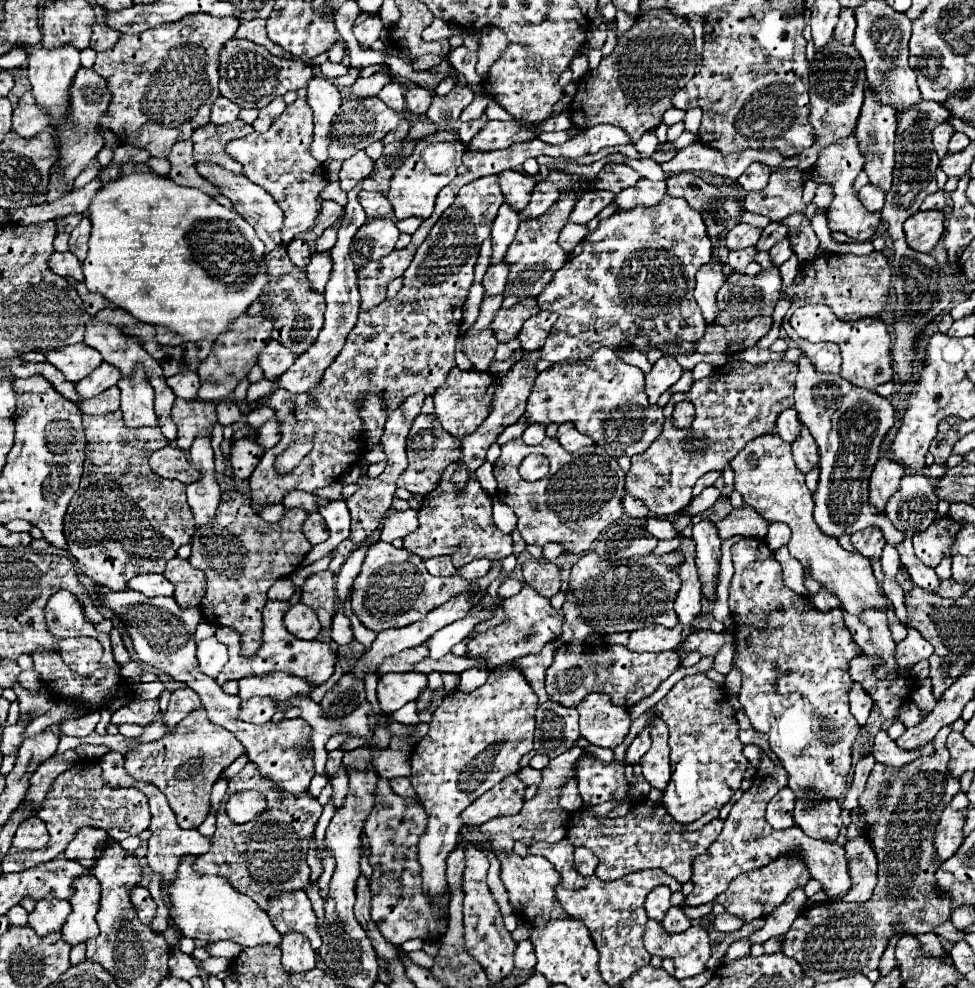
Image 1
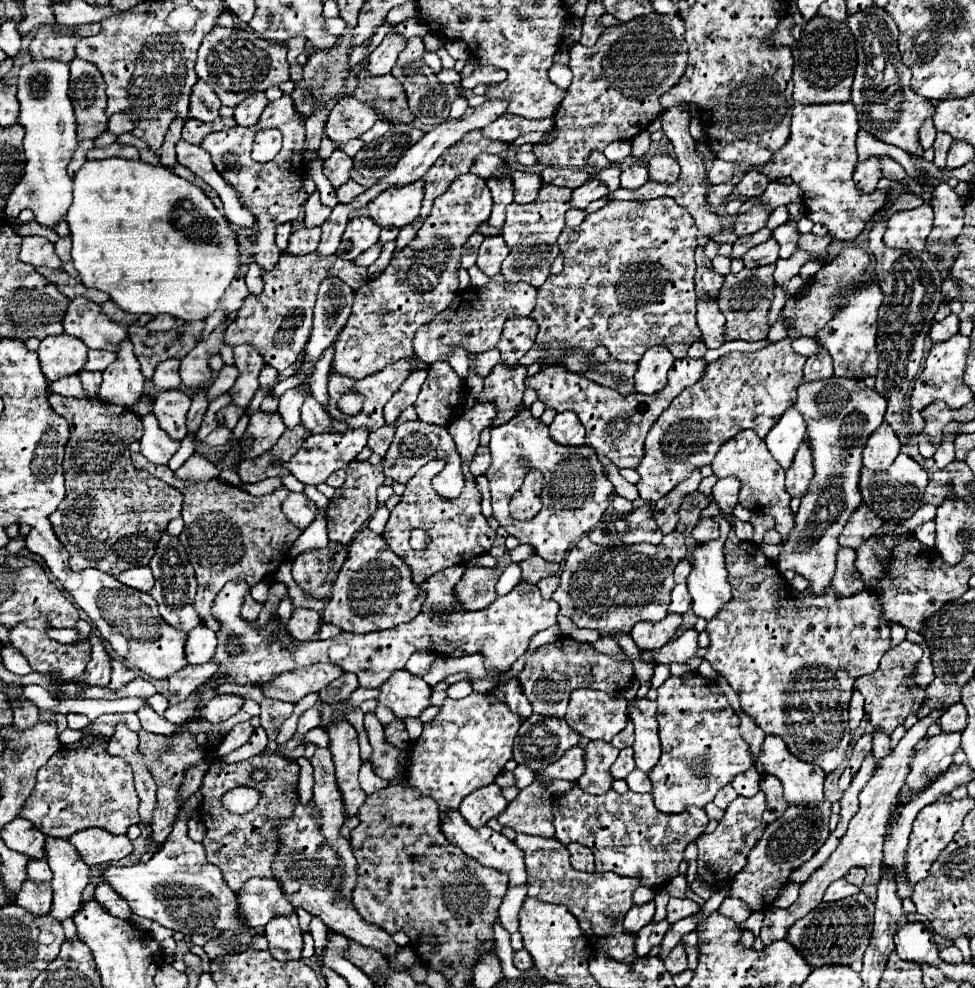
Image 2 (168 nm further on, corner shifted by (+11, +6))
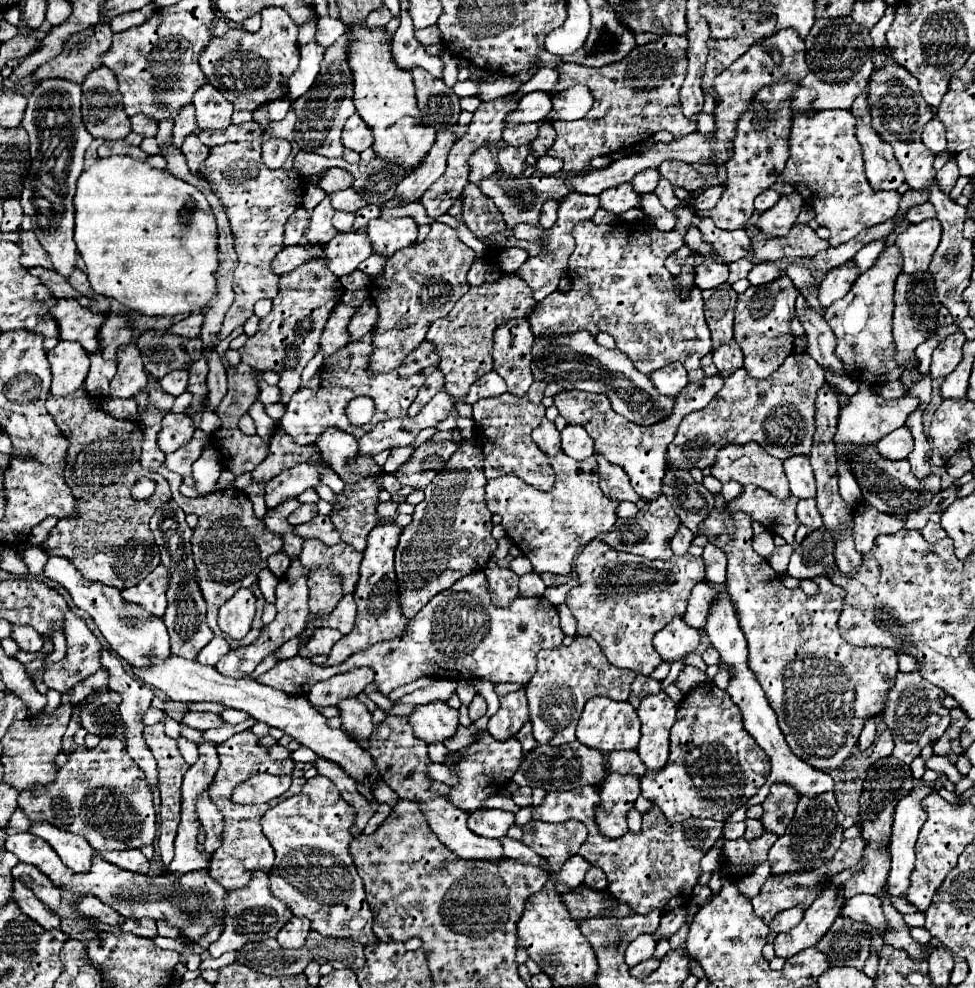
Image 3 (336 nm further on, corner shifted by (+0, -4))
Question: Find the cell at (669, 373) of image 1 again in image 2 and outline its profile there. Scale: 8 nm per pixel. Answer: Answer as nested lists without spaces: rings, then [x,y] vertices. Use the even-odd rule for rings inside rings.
[[[651,347],[639,361],[639,369],[635,373],[635,389],[643,395],[661,391],[667,383],[667,373],[673,361],[675,359],[667,347]]]

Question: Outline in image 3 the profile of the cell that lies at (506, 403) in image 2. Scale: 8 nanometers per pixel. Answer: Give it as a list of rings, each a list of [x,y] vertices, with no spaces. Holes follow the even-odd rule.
[[[536,381],[524,397],[512,397],[510,393],[504,393],[500,397],[480,399],[474,405],[474,423],[476,423],[474,431],[476,431],[476,441],[482,445],[486,479],[514,473],[520,479],[524,479],[528,485],[540,491],[552,489],[554,485],[552,465],[530,437],[532,429],[540,425],[546,411],[546,407],[542,405],[544,389],[546,389],[546,383]]]

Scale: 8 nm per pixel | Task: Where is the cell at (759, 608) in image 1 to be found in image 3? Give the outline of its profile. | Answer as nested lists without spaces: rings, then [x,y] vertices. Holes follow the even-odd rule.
[[[726,503],[724,507],[714,507],[708,517],[698,525],[698,533],[696,535],[704,535],[710,543],[714,543],[716,547],[720,547],[726,557],[728,557],[728,571],[726,571],[726,591],[736,607],[736,615],[738,615],[738,623],[748,639],[748,663],[750,663],[750,669],[754,671],[758,683],[762,685],[768,701],[770,701],[770,707],[778,713],[778,725],[782,729],[782,733],[786,735],[786,743],[788,747],[792,749],[792,753],[796,757],[800,757],[804,763],[816,767],[816,769],[834,769],[834,767],[840,767],[848,757],[850,753],[856,749],[856,741],[860,737],[860,731],[864,727],[864,721],[870,719],[870,717],[876,717],[882,713],[884,709],[884,703],[886,703],[886,693],[894,687],[894,679],[896,679],[896,673],[898,673],[898,653],[892,653],[888,649],[862,649],[862,647],[856,647],[856,645],[850,645],[846,643],[840,633],[838,633],[838,617],[840,617],[840,609],[842,609],[842,601],[844,601],[844,591],[834,585],[832,581],[828,581],[826,577],[816,577],[816,585],[818,585],[818,593],[816,595],[806,595],[802,589],[788,589],[782,585],[780,581],[780,575],[776,571],[772,571],[772,567],[768,565],[768,561],[764,557],[760,557],[754,549],[752,549],[752,519],[748,517],[748,513],[744,511],[730,511],[730,505]]]

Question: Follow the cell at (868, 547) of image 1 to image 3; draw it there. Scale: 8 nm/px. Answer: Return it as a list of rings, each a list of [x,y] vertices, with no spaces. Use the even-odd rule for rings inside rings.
[[[860,501],[860,505],[854,505],[854,541],[856,541],[856,551],[858,553],[868,553],[874,545],[874,539],[882,533],[896,533],[904,527],[904,521],[880,513],[878,509],[872,509],[870,503]]]

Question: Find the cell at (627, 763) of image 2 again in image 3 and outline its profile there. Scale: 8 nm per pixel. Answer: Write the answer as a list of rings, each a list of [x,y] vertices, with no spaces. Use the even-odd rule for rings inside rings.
[[[608,773],[600,787],[600,803],[596,807],[596,823],[608,839],[620,839],[628,833],[626,815],[640,795],[640,777]]]

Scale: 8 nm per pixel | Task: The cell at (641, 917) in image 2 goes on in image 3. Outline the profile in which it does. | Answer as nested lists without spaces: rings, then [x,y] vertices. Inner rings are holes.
[[[640,935],[636,941],[632,941],[632,945],[628,945],[626,955],[624,955],[624,963],[628,967],[634,967],[640,961],[650,959],[654,955],[654,949],[656,949],[654,935]]]

